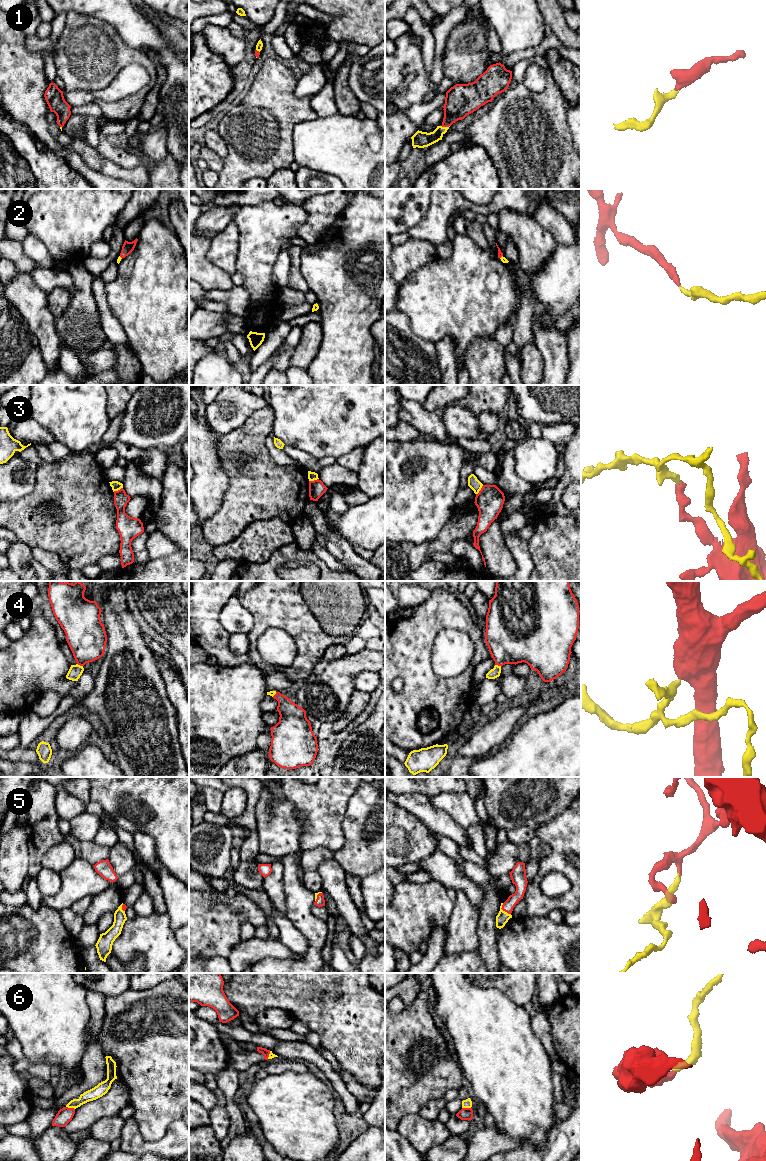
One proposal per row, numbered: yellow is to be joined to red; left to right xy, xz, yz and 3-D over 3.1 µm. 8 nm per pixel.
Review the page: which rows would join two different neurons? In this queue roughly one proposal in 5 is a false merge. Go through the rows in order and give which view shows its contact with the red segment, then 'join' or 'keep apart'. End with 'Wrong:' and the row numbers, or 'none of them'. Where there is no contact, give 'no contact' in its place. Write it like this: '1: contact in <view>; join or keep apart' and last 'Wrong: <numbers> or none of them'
1: contact in yz; join
2: contact in yz; join
3: contact in yz; keep apart
4: contact in yz; join
5: contact in yz; join
6: contact in xy; keep apart
Wrong: 3, 6

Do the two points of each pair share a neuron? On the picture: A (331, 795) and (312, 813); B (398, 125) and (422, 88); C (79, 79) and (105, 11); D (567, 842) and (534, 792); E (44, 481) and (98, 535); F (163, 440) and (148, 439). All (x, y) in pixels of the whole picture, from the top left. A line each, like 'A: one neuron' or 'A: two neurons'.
A: one neuron
B: two neurons
C: two neurons
D: two neurons
E: one neuron
F: one neuron

